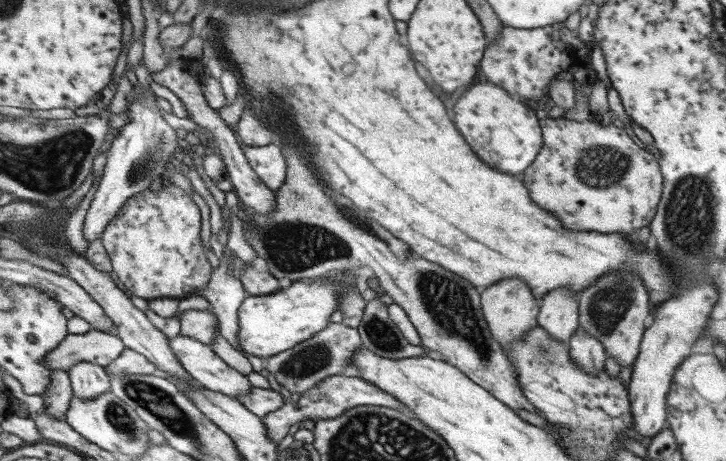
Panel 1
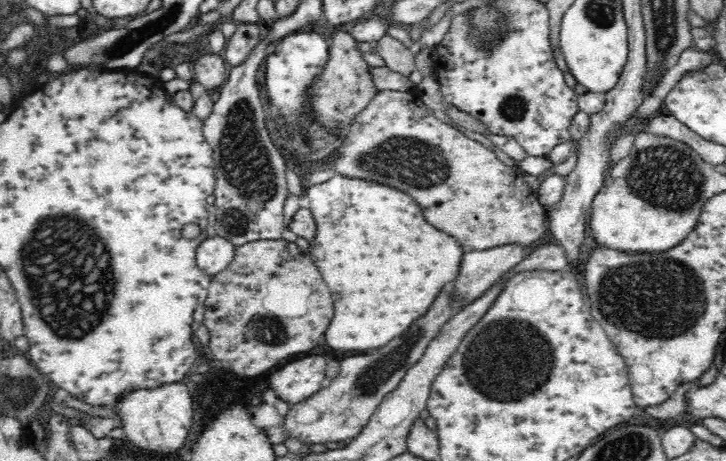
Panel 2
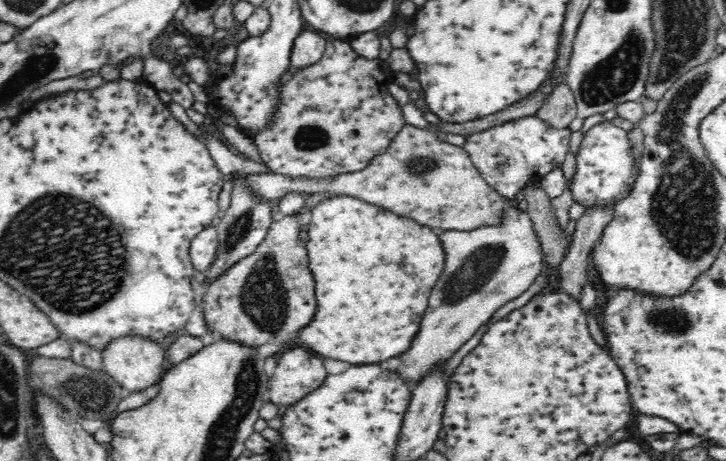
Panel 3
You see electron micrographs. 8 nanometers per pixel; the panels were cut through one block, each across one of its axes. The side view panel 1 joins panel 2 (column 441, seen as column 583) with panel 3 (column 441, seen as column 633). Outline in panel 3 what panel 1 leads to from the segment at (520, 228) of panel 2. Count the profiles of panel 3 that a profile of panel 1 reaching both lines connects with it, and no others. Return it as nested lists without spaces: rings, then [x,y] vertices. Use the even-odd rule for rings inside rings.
[[[404,124],[402,130],[395,135],[385,151],[375,155],[371,162],[360,171],[350,172],[350,174],[340,174],[332,180],[308,180],[307,178],[290,178],[288,175],[276,174],[274,171],[258,171],[244,178],[244,183],[250,185],[250,191],[254,196],[262,196],[269,202],[280,199],[288,194],[287,192],[304,192],[306,195],[330,191],[332,194],[355,197],[372,204],[378,204],[398,216],[412,218],[424,226],[436,226],[444,230],[474,230],[479,226],[497,224],[506,206],[514,202],[498,194],[492,186],[485,181],[485,178],[473,165],[469,154],[464,148],[452,146],[452,144],[442,144],[436,140],[436,134],[432,130],[414,128],[410,124]]]

